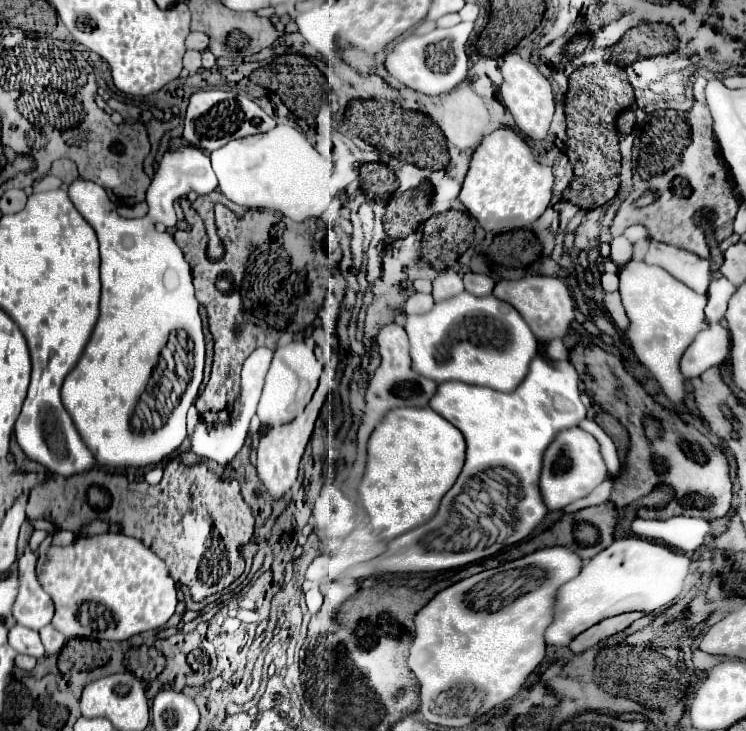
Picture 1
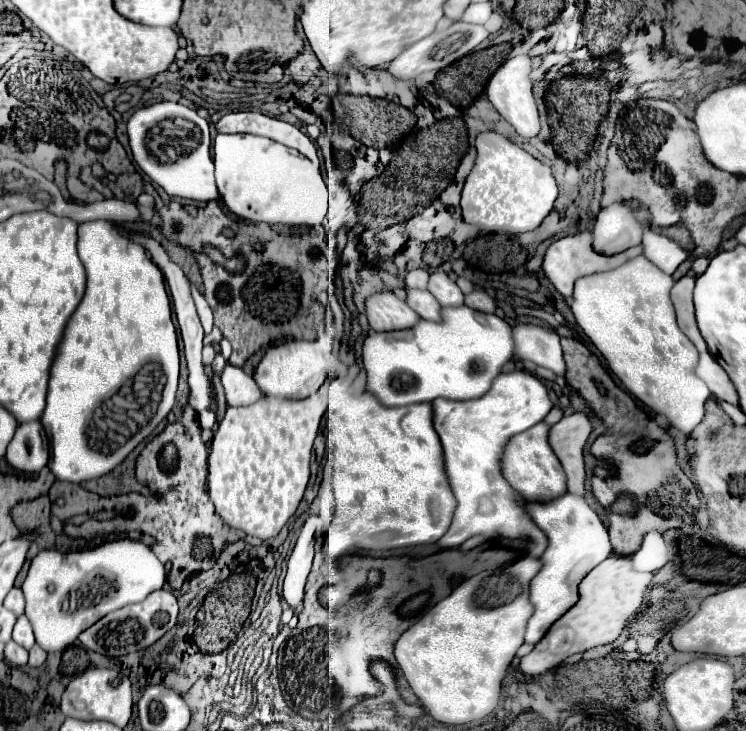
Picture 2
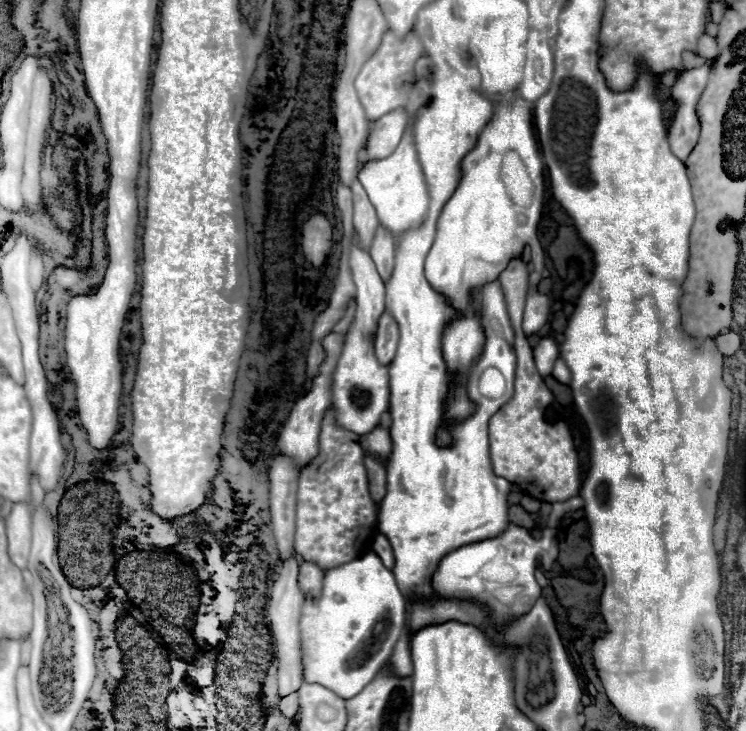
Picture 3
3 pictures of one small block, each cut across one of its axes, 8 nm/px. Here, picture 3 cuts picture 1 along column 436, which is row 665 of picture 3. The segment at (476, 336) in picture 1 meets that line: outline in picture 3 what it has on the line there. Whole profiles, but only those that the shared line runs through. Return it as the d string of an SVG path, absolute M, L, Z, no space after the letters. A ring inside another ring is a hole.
M368 550L362 558L326 572L322 596L302 604L302 664L304 678L348 700L360 694L390 658L406 620L404 596L394 574Z

